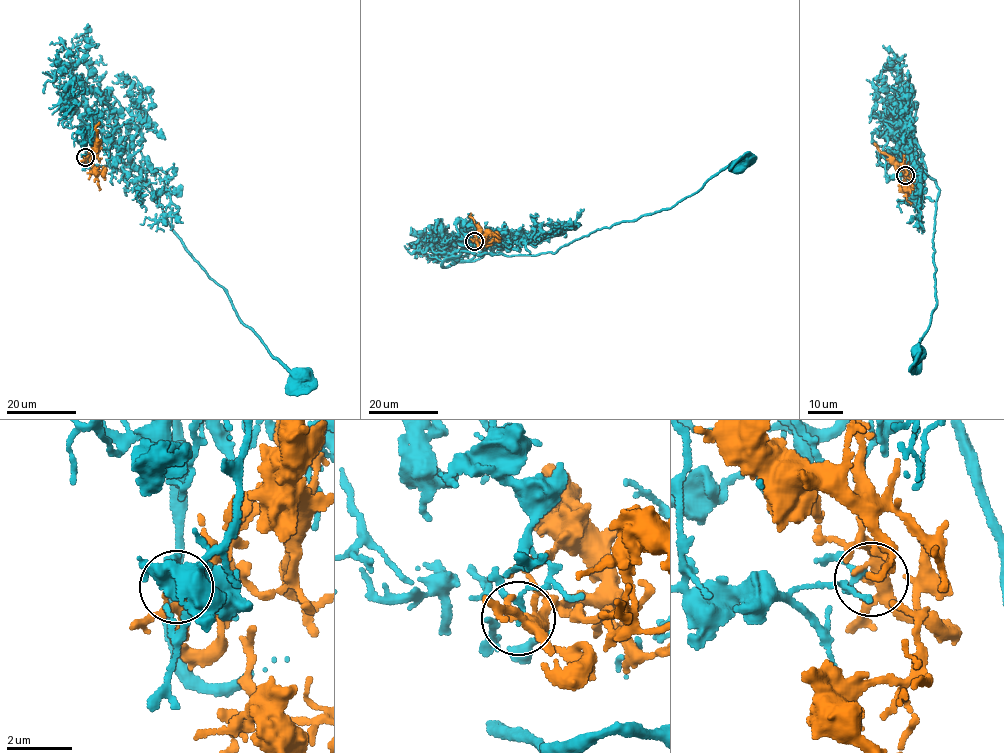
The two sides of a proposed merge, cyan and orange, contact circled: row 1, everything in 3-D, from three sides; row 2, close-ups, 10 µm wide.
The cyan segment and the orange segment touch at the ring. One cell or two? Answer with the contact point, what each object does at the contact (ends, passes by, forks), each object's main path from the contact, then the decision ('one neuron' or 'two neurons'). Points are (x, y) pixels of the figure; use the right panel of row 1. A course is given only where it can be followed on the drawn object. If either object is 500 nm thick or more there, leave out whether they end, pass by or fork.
(905, 175) | cyan passes by | orange forks | cyan via (905, 175), (882, 156), (887, 132), (902, 142), (900, 110), (921, 182), (939, 190), (937, 305), (918, 351) | orange via (905, 175), (874, 142) | one neuron

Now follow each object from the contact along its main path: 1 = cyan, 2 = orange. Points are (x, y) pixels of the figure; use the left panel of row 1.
1: (85, 157), (95, 116), (84, 123), (85, 91), (75, 109), (85, 164), (143, 179), (240, 321), (300, 374)
2: (85, 157), (94, 147), (98, 133), (95, 128), (99, 122)

